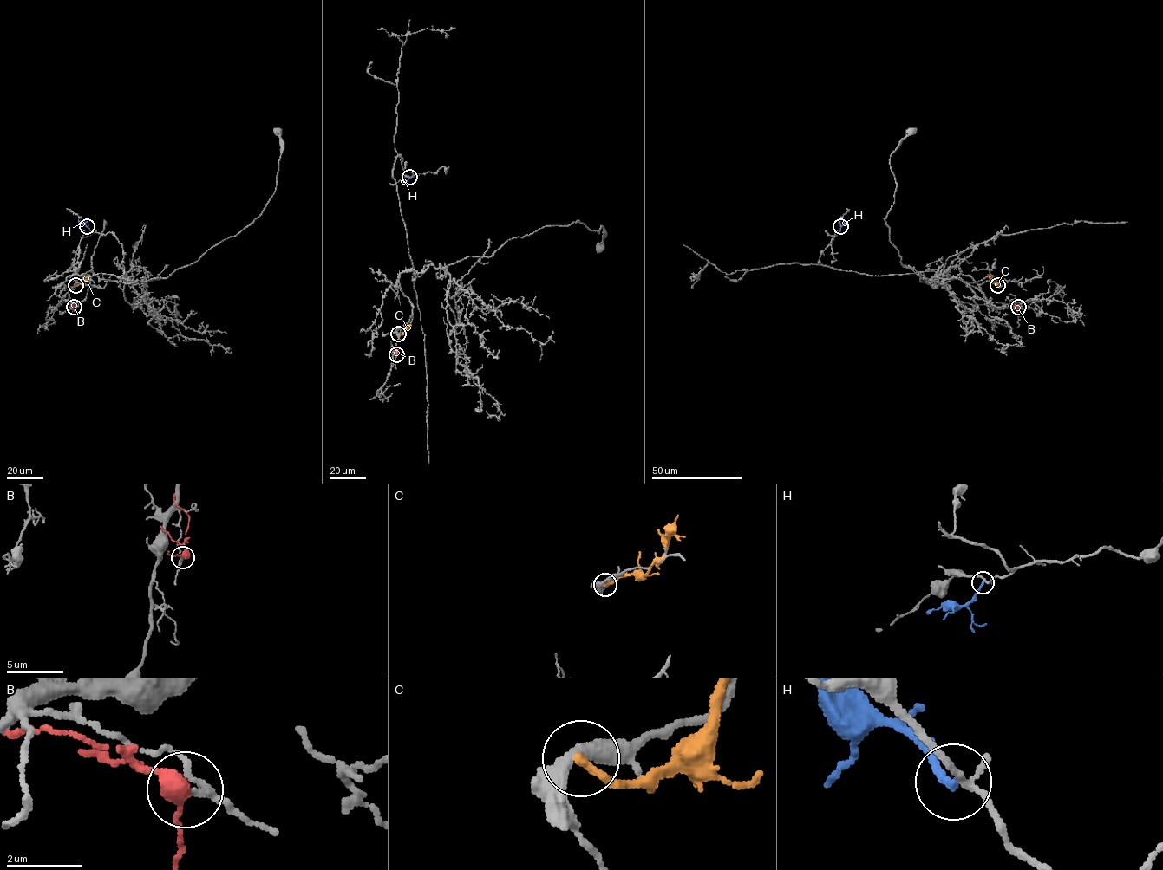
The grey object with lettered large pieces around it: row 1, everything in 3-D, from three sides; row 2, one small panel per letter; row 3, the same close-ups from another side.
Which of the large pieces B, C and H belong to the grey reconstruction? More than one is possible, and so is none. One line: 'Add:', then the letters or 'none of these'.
Add: none of these

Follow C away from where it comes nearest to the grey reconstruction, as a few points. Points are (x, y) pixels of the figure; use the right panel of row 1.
C: (997, 286), (987, 275)

